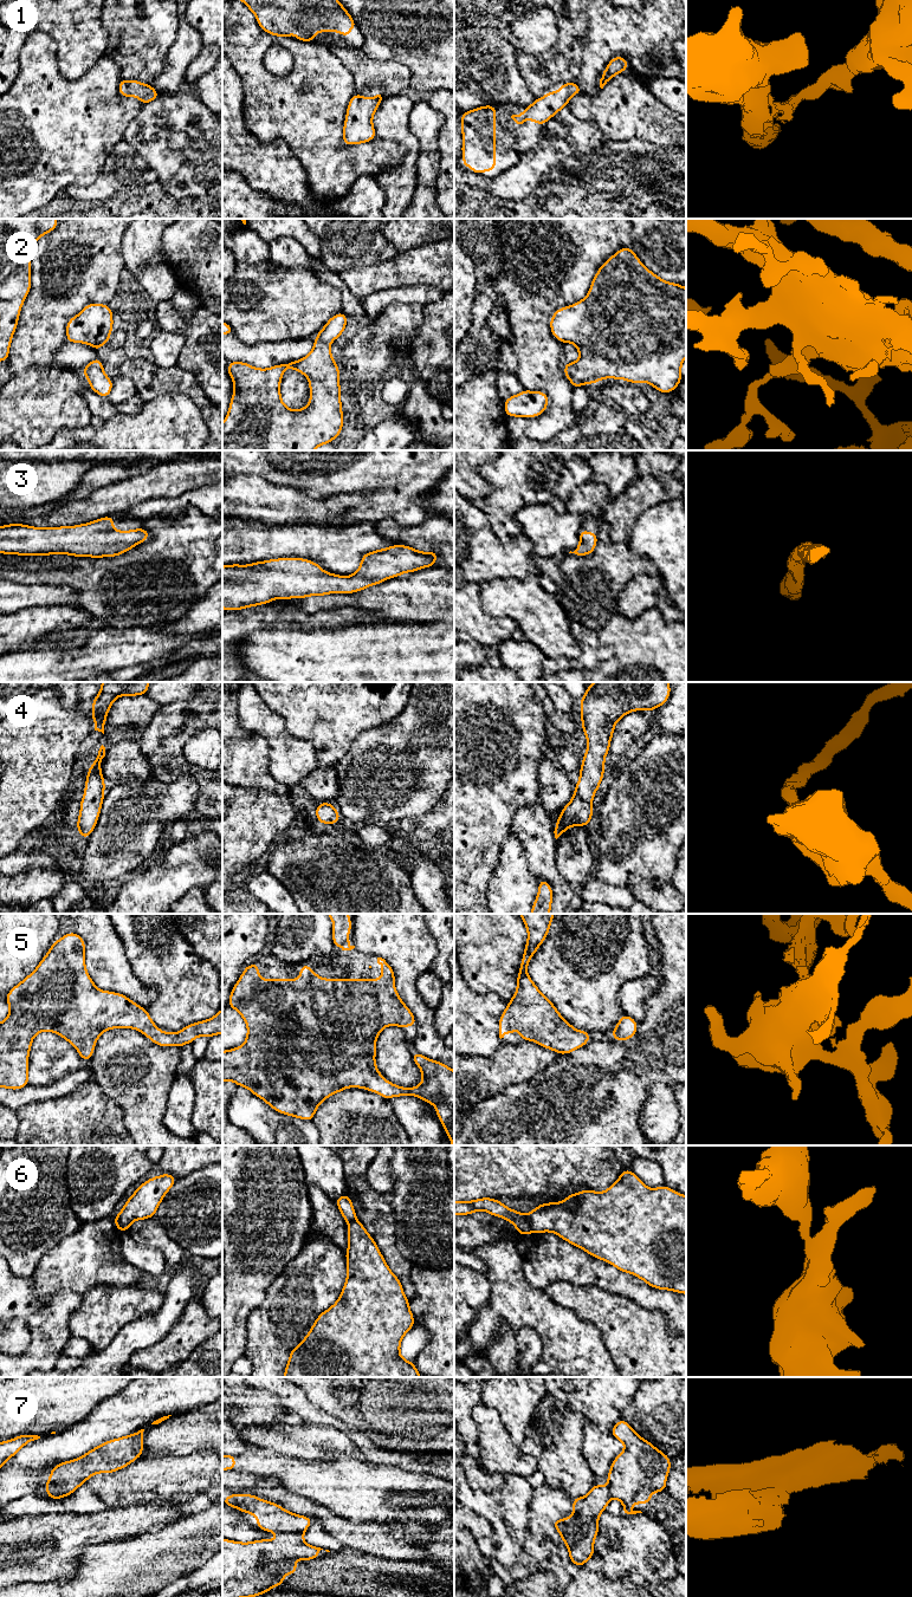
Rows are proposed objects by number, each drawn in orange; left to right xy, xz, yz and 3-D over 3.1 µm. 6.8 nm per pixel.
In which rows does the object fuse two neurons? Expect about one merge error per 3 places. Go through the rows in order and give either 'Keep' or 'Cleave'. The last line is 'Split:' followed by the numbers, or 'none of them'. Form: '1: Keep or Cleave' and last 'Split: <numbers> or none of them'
1: Keep
2: Keep
3: Keep
4: Keep
5: Keep
6: Cleave
7: Cleave
Split: 6, 7

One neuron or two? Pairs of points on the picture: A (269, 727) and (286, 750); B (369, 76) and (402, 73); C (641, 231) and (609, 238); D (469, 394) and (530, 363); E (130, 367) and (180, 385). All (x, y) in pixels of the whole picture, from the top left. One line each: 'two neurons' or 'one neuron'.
A: one neuron
B: one neuron
C: two neurons
D: two neurons
E: one neuron

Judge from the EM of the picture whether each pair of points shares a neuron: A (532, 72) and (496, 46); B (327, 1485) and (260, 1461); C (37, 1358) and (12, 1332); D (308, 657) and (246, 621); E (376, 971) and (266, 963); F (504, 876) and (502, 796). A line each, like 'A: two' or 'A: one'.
A: two
B: one
C: two
D: two
E: one
F: two

